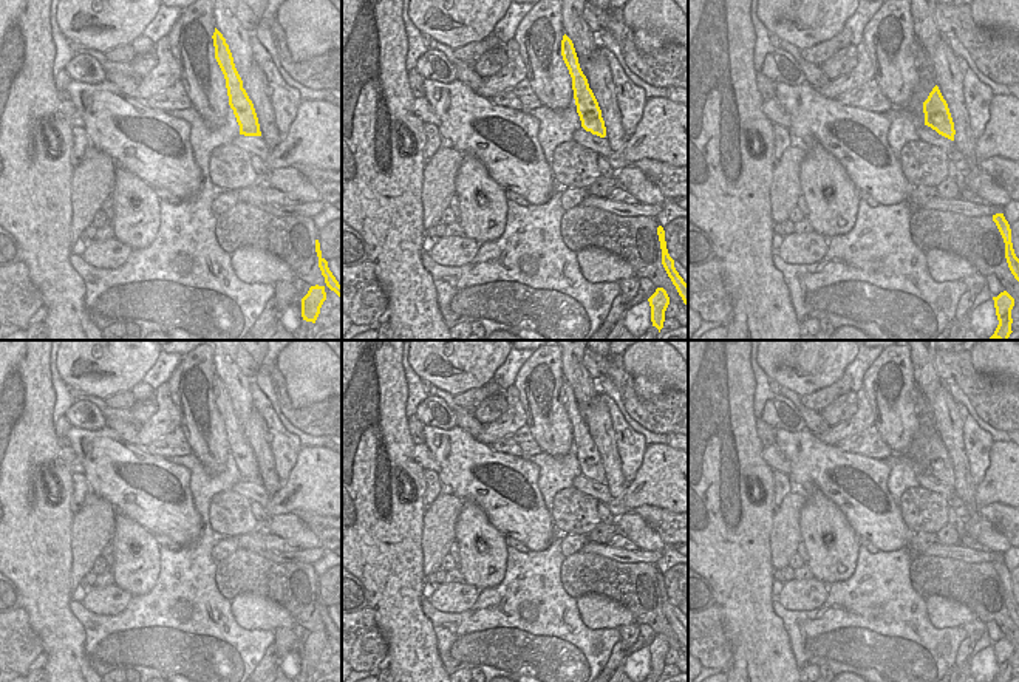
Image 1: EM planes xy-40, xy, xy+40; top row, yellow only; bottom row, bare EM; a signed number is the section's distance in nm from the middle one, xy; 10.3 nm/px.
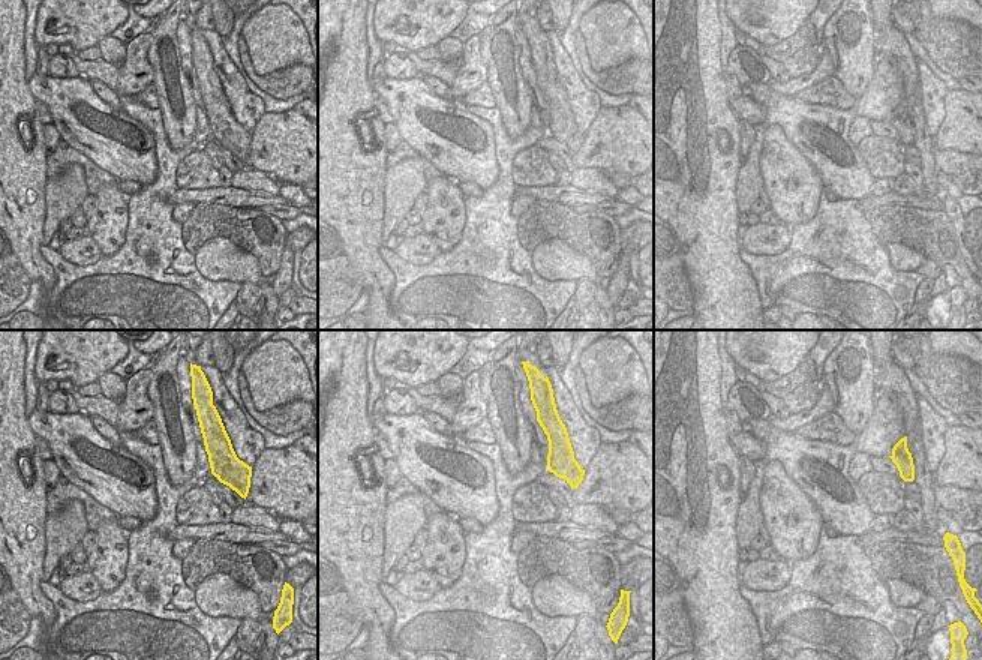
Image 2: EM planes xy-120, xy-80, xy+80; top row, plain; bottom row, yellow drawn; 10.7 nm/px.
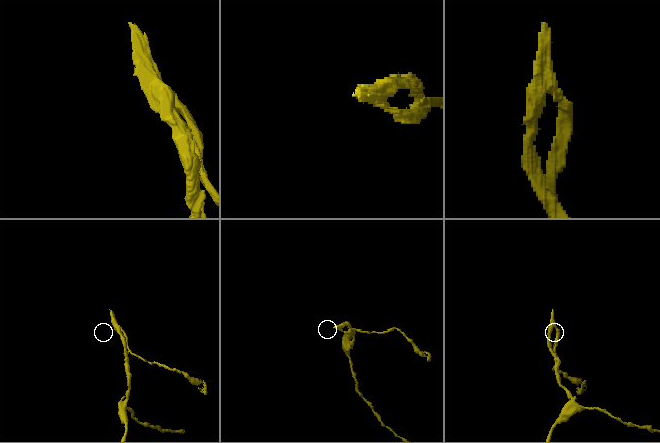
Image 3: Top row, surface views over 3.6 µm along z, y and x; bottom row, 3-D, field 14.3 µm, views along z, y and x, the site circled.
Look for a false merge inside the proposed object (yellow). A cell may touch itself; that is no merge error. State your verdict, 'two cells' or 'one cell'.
two cells

